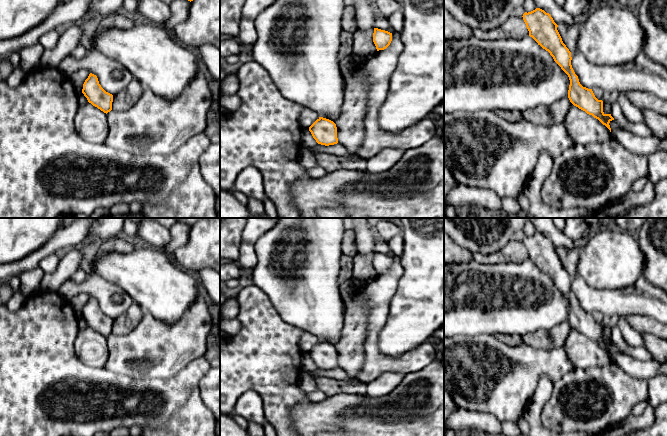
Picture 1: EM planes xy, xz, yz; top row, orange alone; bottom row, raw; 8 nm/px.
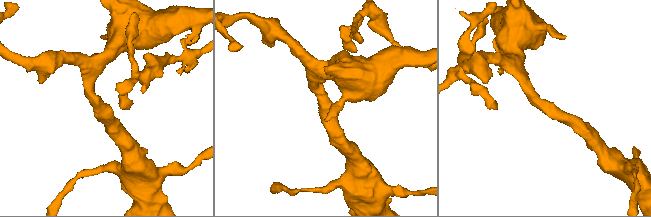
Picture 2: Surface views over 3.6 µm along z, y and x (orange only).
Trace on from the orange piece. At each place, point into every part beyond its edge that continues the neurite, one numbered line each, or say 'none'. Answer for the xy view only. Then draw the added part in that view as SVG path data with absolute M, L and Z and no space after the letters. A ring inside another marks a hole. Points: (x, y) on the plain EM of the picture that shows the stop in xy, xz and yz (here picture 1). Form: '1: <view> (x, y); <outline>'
none

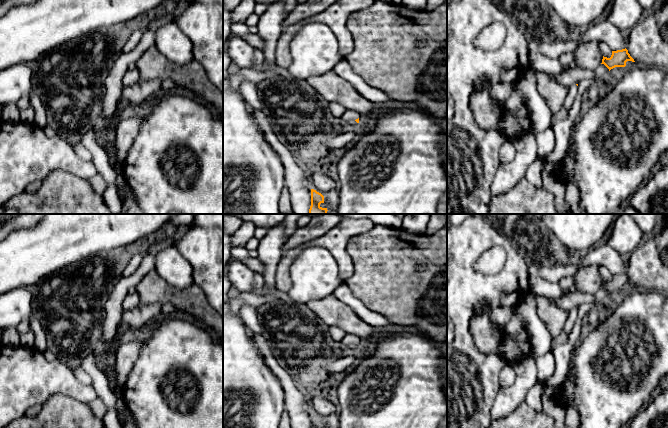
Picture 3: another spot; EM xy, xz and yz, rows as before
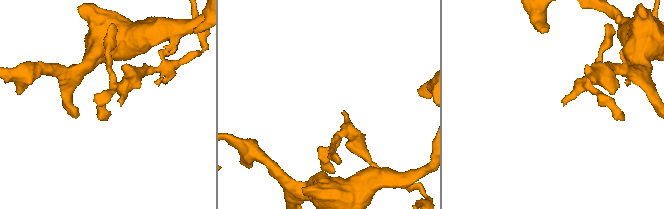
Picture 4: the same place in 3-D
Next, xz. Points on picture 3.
1: xz (348, 339); M346 333L346 335L341 340L340 345L345 347L349 344L356 344L360 341L361 341L361 339L358 336Z

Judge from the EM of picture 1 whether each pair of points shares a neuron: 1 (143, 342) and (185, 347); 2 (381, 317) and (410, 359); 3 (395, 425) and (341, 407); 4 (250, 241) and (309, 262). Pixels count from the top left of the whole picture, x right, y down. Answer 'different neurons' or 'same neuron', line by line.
1: same neuron
2: same neuron
3: same neuron
4: different neurons

